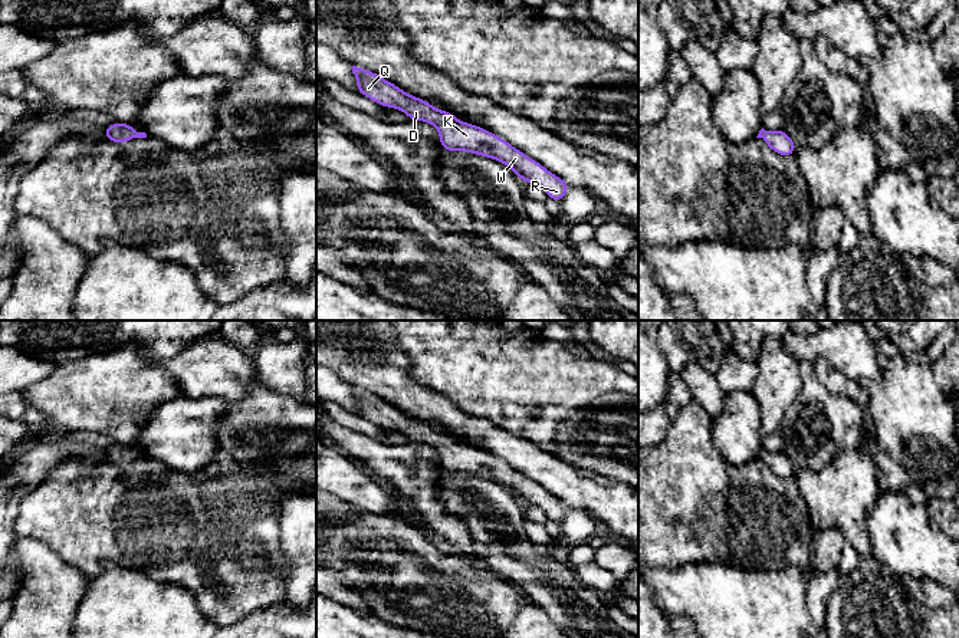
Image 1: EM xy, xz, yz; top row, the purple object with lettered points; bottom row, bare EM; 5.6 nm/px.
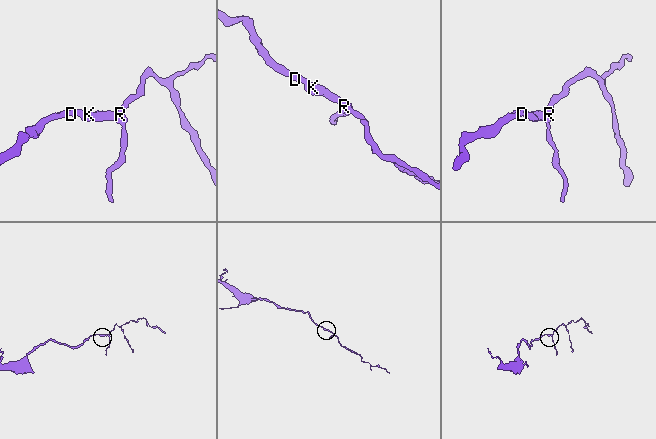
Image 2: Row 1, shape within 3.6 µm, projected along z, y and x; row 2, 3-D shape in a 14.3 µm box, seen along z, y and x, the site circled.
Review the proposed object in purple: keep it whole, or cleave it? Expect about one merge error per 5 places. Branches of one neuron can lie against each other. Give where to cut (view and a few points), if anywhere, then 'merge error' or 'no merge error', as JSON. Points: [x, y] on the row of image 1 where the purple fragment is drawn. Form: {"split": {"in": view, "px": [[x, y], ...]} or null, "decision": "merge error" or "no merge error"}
{"split": null, "decision": "no merge error"}

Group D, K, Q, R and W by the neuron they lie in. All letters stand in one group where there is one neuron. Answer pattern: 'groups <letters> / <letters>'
groups D K Q R W

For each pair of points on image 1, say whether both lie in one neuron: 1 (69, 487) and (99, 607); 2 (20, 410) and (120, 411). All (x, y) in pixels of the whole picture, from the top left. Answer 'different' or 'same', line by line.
1: different
2: different

